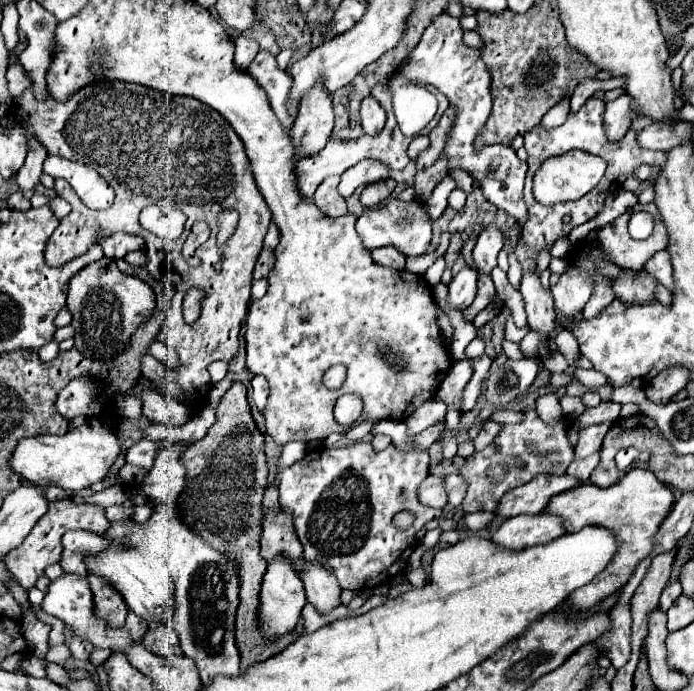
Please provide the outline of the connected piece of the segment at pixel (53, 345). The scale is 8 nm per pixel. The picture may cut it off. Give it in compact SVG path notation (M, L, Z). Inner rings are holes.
M52 340L48 344L44 345L38 351L38 354L43 362L47 362L53 360L58 355L59 352L60 350L58 343L55 340Z

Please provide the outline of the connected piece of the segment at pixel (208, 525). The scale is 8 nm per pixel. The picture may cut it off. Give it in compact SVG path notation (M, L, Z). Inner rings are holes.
M232 382L216 408L216 422L202 440L190 444L182 452L180 460L186 466L186 484L176 502L182 522L200 534L216 552L238 562L240 606L236 610L236 646L240 652L240 670L244 672L252 664L282 652L298 638L298 632L292 630L284 634L282 640L268 640L258 626L260 584L266 572L266 560L260 556L260 520L268 468L264 458L264 436L254 426L246 400L246 386L242 382Z

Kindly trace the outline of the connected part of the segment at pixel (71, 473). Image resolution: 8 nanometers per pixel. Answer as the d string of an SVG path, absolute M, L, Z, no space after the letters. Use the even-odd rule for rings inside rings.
M94 418L64 436L28 436L18 440L16 450L8 460L8 468L32 484L60 486L64 490L76 492L104 480L118 454L118 438L104 426L104 422Z

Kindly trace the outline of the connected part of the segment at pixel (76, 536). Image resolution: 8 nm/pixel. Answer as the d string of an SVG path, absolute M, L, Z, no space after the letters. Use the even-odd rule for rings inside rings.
M70 530L64 538L64 552L62 552L62 568L70 574L88 576L88 566L84 564L86 556L102 552L106 546L110 546L114 540L108 536L82 532L82 530Z

